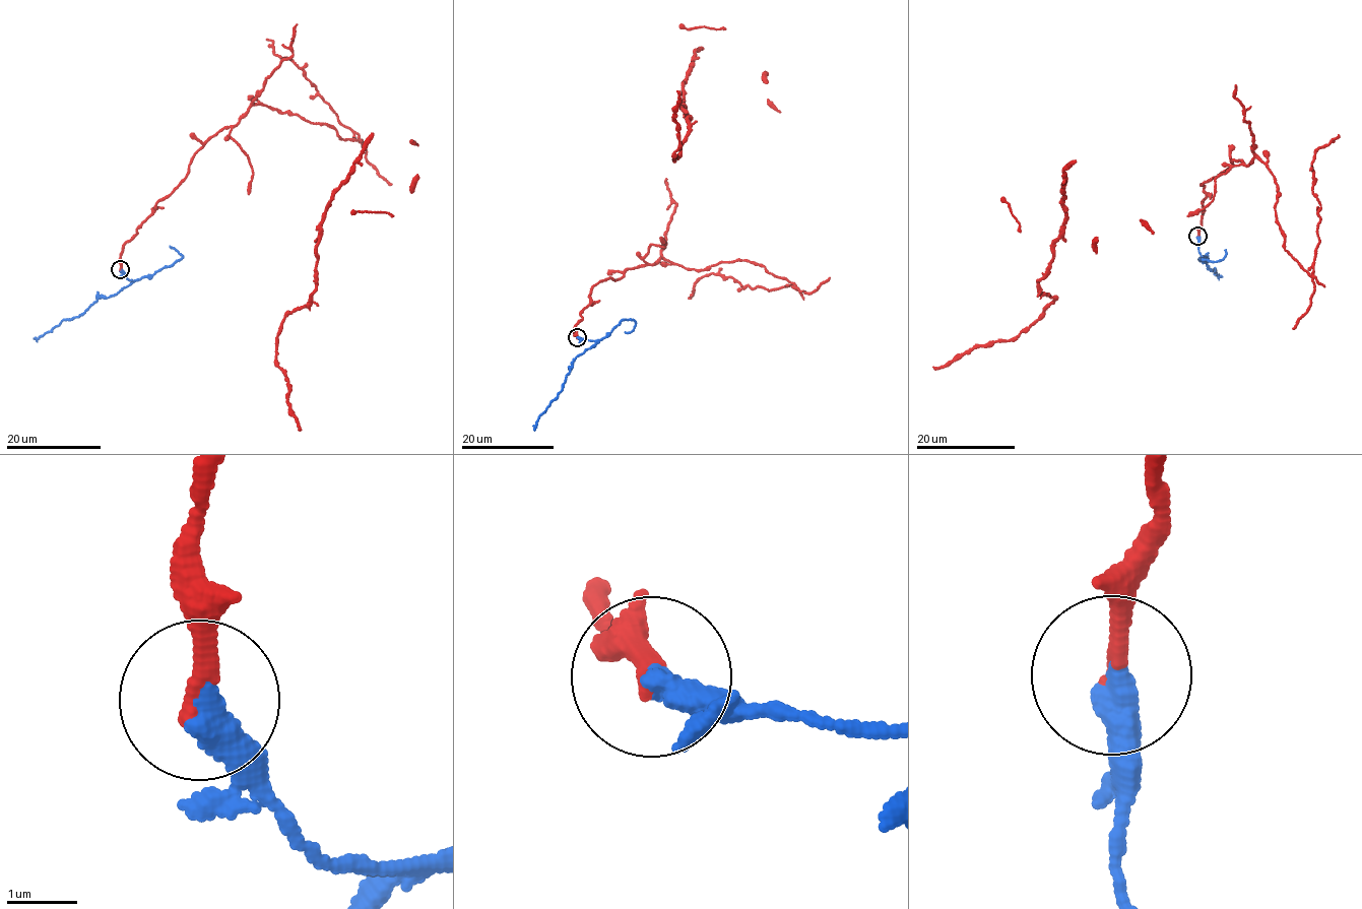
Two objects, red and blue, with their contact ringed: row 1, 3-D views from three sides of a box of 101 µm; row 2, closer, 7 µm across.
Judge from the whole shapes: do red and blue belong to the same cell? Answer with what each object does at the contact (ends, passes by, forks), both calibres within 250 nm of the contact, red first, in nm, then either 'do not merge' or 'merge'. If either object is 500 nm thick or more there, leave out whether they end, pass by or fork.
red ends | blue ends | 280/440 nm | do not merge

